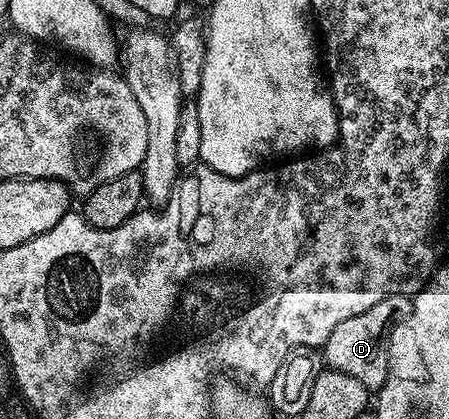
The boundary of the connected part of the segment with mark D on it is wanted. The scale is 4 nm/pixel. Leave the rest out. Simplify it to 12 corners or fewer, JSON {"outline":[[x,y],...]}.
{"outline":[[390,294],[337,324],[321,347],[326,369],[378,392],[387,337],[410,314]]}

